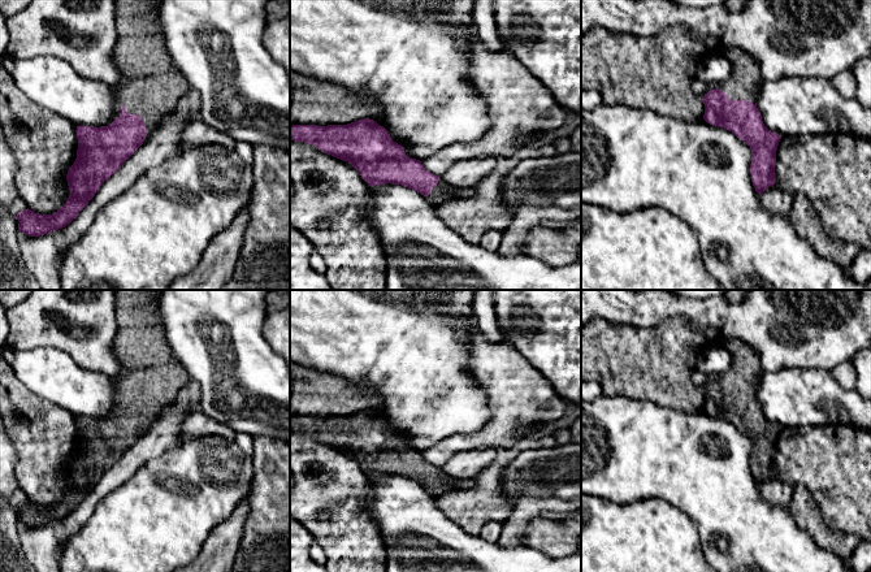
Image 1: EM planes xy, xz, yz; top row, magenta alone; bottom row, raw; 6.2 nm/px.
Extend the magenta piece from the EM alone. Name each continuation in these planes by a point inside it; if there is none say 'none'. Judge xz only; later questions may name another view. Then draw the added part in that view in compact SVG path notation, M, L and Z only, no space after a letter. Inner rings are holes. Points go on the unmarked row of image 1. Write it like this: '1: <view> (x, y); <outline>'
1: xz (443, 482); M439 469L437 477L433 478L432 484L428 486L428 491L436 498L447 491L471 488L473 484L474 484L473 478L458 480Z

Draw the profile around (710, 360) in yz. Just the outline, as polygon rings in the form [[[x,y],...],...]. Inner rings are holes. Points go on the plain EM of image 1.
[[[703,346],[697,355],[696,369],[705,374],[723,374],[731,367],[731,355],[725,347]]]

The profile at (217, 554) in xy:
[[[246,497],[226,521],[212,529],[196,559],[176,572],[230,572],[248,512],[250,500]]]

